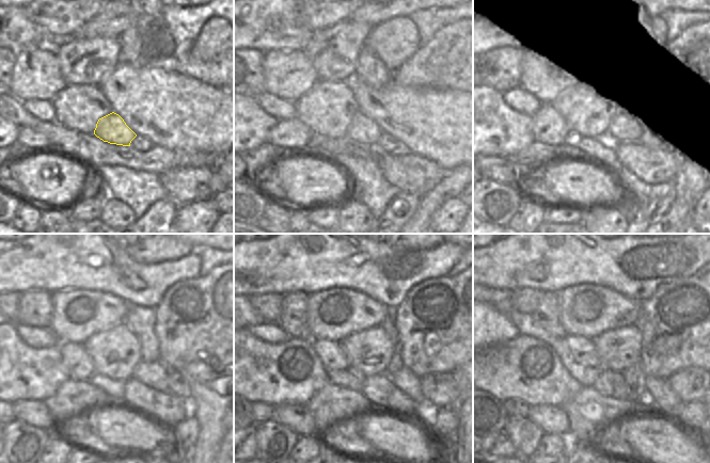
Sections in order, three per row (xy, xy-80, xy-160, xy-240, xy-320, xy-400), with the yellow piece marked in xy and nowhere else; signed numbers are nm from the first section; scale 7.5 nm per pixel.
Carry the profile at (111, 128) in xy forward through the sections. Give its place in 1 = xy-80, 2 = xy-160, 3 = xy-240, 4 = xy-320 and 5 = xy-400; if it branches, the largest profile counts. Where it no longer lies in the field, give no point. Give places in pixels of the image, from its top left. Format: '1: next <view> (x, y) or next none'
1: next xy-80 (362, 130)
2: next xy-160 (618, 131)
3: next xy-240 (153, 374)
4: next xy-320 (405, 380)
5: next xy-400 (662, 398)

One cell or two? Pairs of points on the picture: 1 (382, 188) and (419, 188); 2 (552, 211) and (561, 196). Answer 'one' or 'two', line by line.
1: two
2: two

